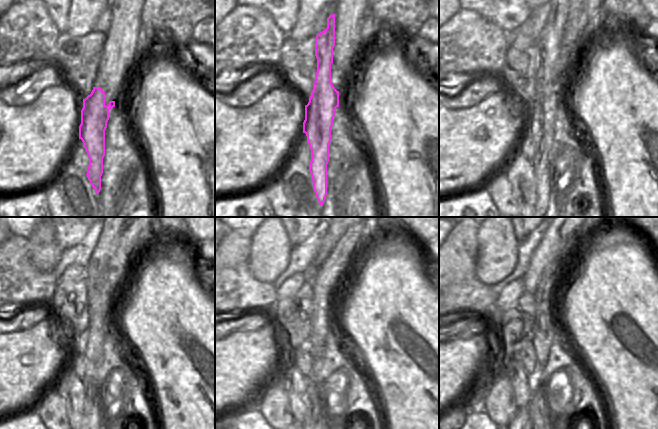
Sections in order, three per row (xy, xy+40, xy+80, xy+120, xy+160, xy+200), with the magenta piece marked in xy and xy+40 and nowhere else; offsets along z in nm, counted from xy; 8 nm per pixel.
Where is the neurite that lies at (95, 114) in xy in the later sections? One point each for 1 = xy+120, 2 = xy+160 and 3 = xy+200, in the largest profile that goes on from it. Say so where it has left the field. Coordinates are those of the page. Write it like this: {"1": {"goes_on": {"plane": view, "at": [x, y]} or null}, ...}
{"1": {"goes_on": {"plane": "xy+120", "at": [99, 301]}}, "2": {"goes_on": {"plane": "xy+160", "at": [312, 420]}}, "3": {"goes_on": {"plane": "xy+200", "at": [536, 408]}}}

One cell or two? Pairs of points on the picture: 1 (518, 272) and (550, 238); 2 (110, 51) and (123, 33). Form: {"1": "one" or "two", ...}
{"1": "two", "2": "one"}

